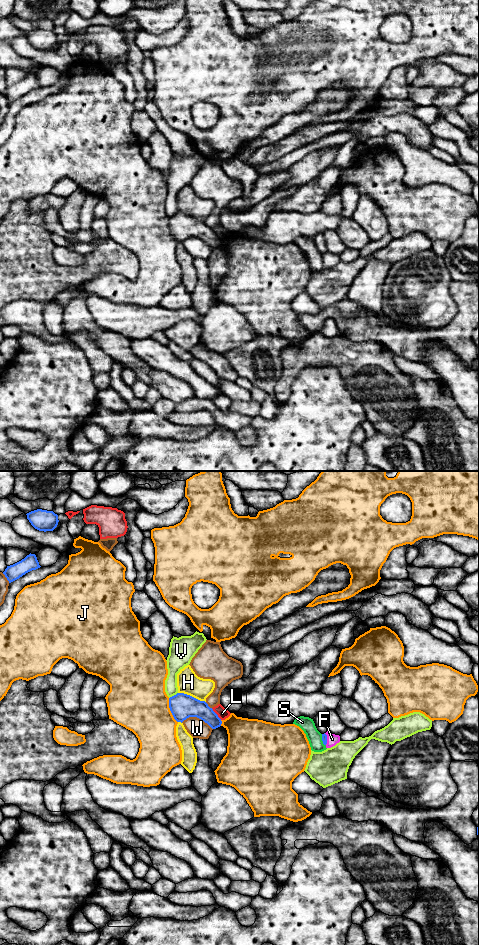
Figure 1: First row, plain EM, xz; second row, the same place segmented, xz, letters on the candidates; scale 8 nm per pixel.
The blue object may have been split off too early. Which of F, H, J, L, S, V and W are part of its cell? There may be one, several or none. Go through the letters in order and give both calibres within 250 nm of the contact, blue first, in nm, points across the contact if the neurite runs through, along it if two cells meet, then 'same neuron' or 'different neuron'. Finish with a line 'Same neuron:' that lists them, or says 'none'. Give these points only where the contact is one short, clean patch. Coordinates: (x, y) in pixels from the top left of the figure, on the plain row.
F: 50 nm thick on the blue side, 90 nm on the other; same neuron
H: 200 nm thick on the blue side, 180 nm on the other; different neuron
J: 200 nm thick on the blue side, 440 nm on the other; different neuron
L: 180 nm thick on the blue side, 90 nm on the other; different neuron
S: 50 nm thick on the blue side, 120 nm on the other; different neuron
V: 200 nm thick on the blue side, 130 nm on the other; different neuron
W: 200 nm thick on the blue side, 150 nm on the other; different neuron
Same neuron: F

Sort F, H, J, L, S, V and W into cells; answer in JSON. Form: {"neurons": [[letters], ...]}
{"neurons": [["F"], ["H"], ["J"], ["L"], ["S"], ["V"], ["W"]]}

